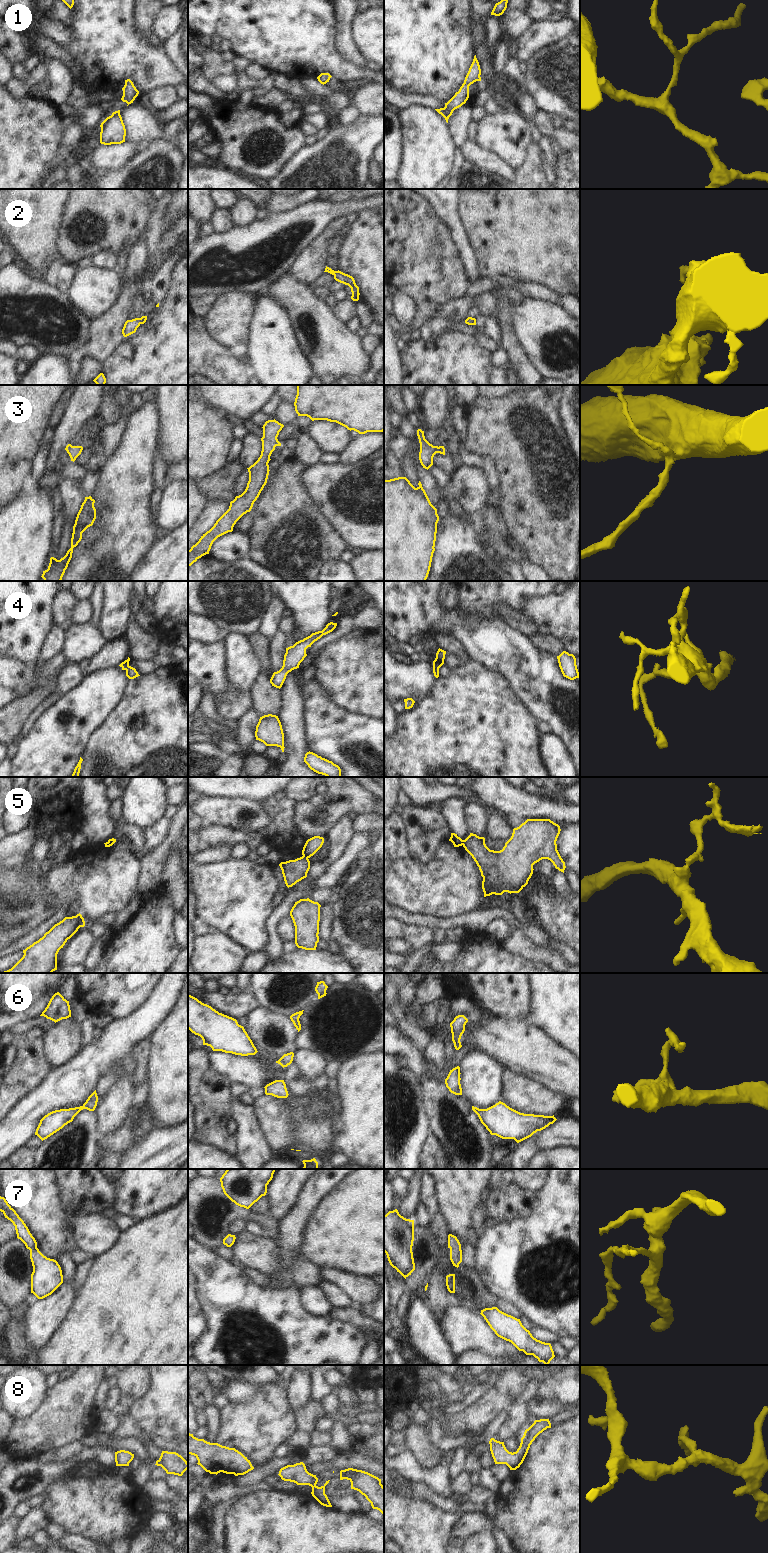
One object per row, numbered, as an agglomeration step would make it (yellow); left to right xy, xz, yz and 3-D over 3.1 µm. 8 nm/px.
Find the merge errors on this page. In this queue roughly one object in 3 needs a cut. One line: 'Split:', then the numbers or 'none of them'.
Split: 5, 6.

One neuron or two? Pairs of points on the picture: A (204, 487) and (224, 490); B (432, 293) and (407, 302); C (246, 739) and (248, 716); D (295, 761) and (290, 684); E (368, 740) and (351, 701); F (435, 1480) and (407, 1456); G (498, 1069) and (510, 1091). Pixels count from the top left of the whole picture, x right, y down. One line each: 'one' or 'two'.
A: one
B: two
C: one
D: one
E: two
F: one
G: two

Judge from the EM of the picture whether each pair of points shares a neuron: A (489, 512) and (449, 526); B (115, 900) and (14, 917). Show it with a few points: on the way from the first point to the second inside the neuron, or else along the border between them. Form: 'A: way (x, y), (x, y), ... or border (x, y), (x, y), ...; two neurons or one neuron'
A: border (476, 519), (483, 532), (485, 541); two neurons
B: border (10, 907), (24, 906), (33, 912); two neurons

